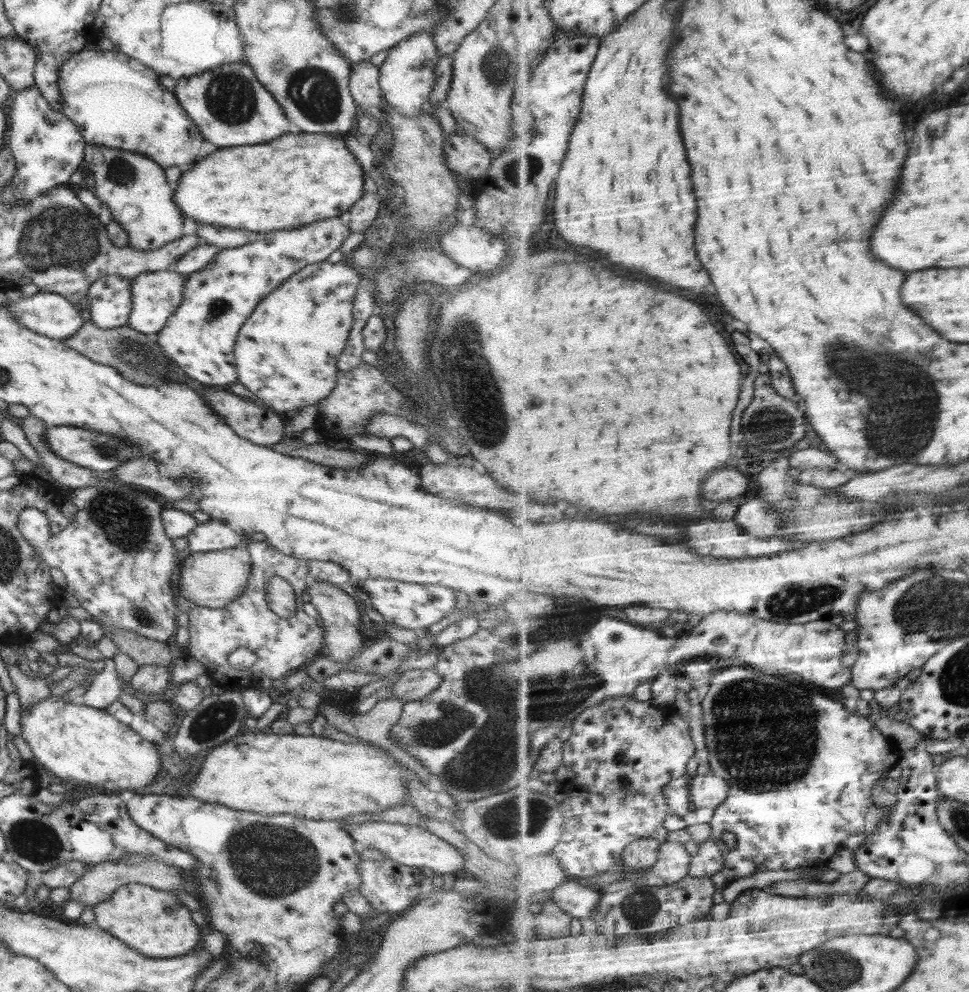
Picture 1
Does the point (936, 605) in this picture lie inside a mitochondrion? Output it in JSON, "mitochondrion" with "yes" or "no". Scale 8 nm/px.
{"mitochondrion":"yes"}

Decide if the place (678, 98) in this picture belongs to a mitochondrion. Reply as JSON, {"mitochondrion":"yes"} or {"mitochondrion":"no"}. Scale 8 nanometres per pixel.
{"mitochondrion":"no"}

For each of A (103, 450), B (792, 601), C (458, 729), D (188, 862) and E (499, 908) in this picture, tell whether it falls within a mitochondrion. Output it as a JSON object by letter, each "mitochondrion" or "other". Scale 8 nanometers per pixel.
{"A":"mitochondrion","B":"mitochondrion","C":"mitochondrion","D":"other","E":"other"}

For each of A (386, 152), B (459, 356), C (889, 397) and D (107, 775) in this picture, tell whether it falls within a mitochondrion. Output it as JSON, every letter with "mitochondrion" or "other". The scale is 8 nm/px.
{"A":"other","B":"mitochondrion","C":"mitochondrion","D":"other"}

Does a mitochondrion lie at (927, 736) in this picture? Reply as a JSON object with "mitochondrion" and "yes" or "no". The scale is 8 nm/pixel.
{"mitochondrion":"no"}

